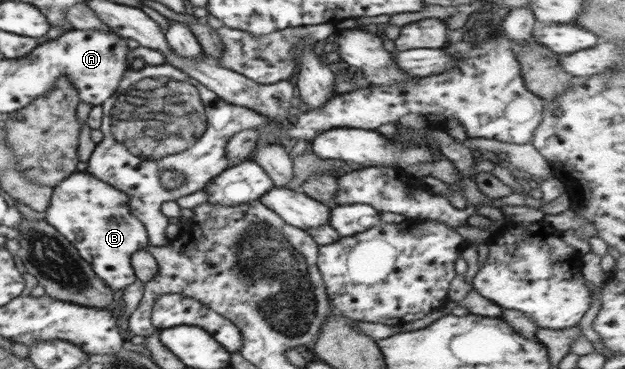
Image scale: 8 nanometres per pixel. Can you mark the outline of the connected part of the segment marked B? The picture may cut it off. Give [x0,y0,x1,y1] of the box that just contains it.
[46,171,150,296]

